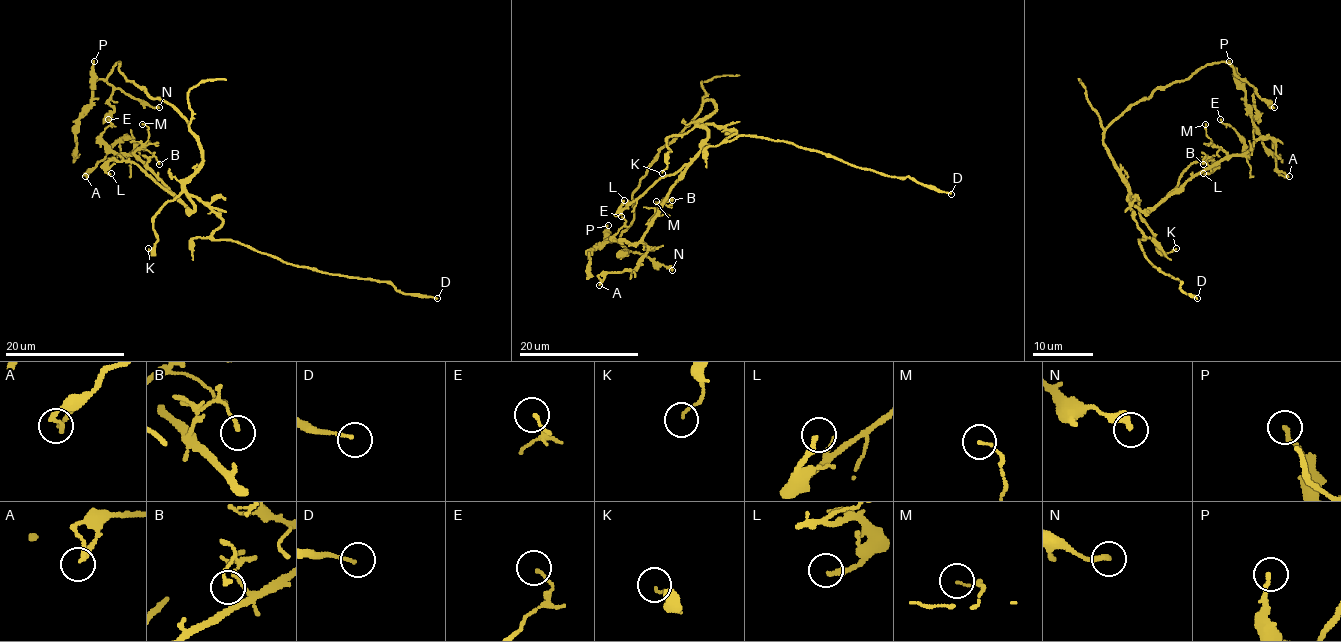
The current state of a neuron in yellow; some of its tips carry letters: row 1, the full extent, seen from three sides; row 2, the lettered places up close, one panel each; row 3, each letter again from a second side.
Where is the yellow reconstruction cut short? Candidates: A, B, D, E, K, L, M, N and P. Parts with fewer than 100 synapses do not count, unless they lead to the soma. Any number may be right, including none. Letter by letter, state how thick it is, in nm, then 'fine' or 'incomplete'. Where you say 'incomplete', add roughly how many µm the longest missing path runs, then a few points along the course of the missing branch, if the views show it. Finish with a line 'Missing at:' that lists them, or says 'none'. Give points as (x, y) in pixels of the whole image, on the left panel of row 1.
A: calibre 130 nm; fine
B: calibre 150 nm; fine
D: calibre 110 nm; fine
E: calibre 100 nm; fine
K: calibre 80 nm; fine
L: calibre 240 nm; fine
M: calibre 80 nm; fine
N: calibre 240 nm; fine
P: calibre 160 nm; fine
Missing at: none

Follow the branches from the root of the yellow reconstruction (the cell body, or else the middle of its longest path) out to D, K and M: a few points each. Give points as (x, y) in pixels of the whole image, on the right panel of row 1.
D: (1116, 170), (1127, 185), (1146, 259), (1197, 298)
K: (1116, 170), (1127, 190), (1137, 200), (1139, 214), (1152, 233), (1155, 245), (1163, 253), (1176, 248)
M: (1116, 170), (1127, 185), (1131, 202), (1142, 211), (1154, 208), (1226, 155), (1209, 139), (1205, 124)

